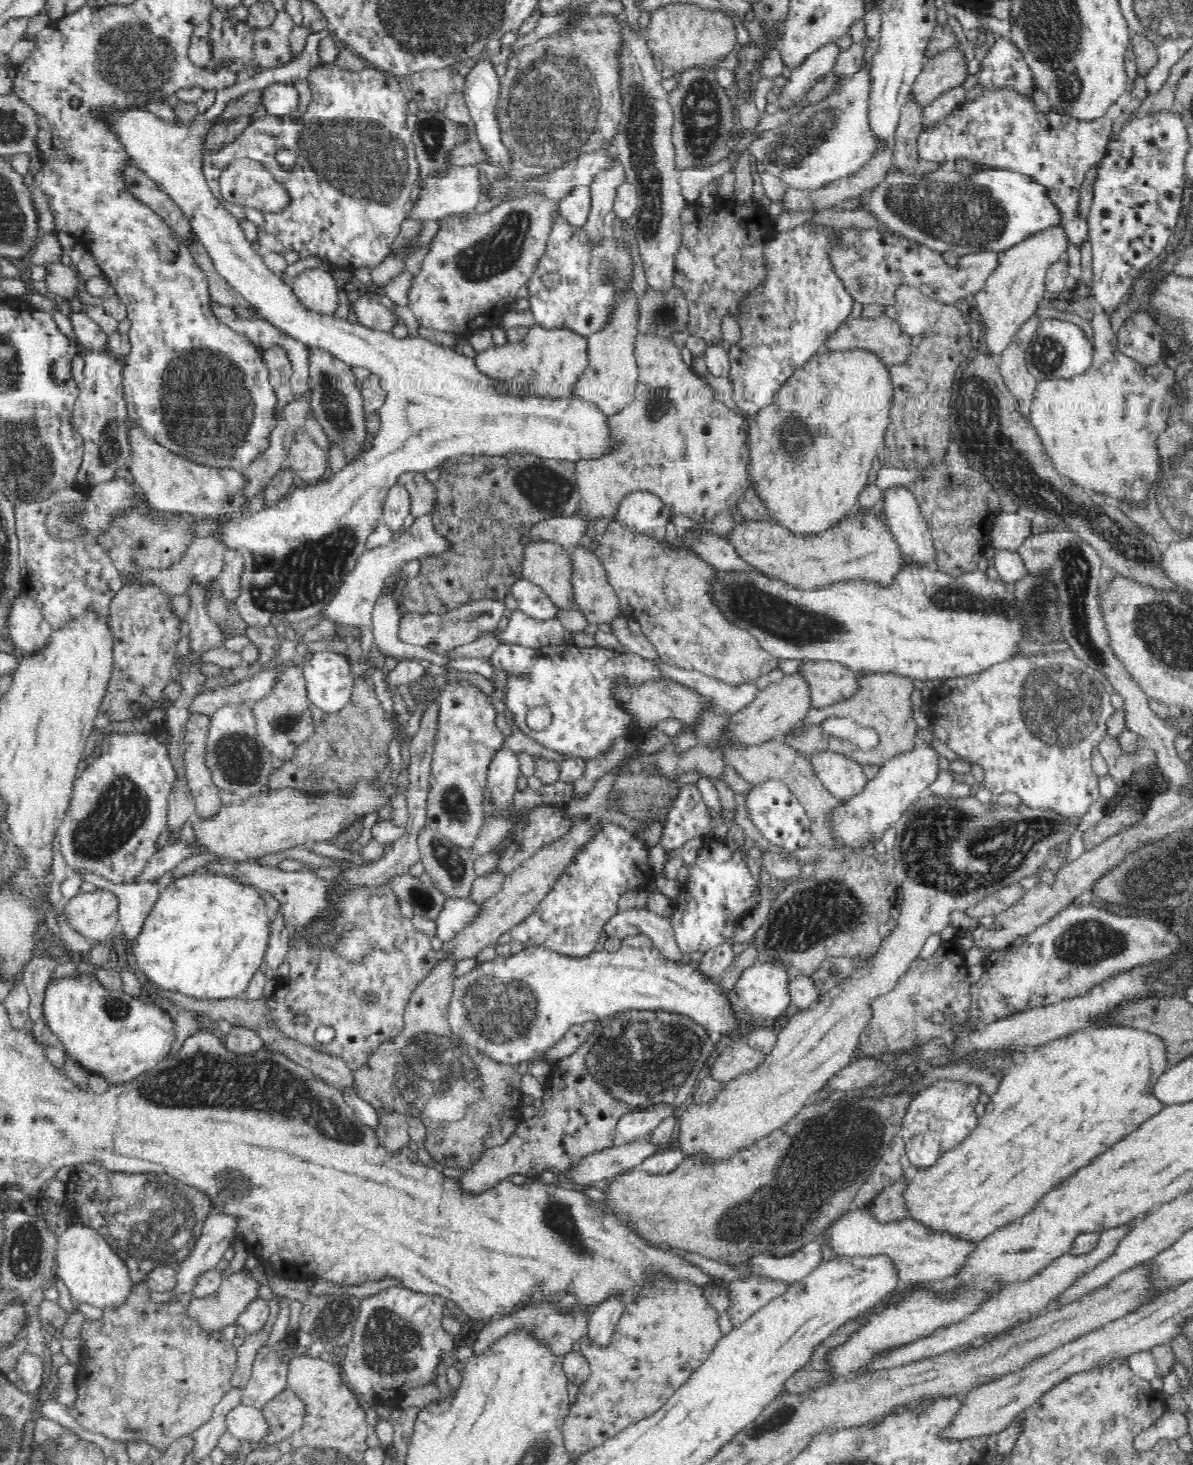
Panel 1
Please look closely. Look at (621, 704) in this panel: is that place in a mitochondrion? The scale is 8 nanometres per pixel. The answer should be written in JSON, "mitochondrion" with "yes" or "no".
{"mitochondrion":"no"}

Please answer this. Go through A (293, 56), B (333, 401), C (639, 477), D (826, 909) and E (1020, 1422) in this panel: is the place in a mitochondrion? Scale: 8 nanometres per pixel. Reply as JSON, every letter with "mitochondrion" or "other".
{"A":"other","B":"mitochondrion","C":"other","D":"mitochondrion","E":"other"}

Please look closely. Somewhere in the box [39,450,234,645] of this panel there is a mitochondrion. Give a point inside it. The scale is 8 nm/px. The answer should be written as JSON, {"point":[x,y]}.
{"point":[65,519]}

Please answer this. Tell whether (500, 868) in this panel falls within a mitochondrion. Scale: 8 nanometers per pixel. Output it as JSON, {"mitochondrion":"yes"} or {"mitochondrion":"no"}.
{"mitochondrion":"no"}

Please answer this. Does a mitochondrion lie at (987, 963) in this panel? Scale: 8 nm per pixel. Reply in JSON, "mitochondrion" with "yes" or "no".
{"mitochondrion":"no"}

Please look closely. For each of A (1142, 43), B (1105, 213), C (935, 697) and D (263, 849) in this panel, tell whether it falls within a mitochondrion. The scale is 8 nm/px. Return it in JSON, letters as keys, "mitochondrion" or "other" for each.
{"A":"mitochondrion","B":"other","C":"other","D":"other"}

